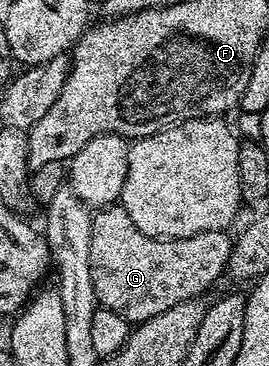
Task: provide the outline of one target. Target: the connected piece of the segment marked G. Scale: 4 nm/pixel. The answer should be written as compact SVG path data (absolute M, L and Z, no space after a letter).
M110 205L100 208L94 214L93 228L91 229L91 249L90 249L90 267L91 278L94 282L94 291L97 294L97 302L106 311L114 311L119 313L119 317L123 317L130 325L136 325L147 321L151 317L155 317L159 313L163 313L167 309L171 309L171 305L179 305L179 301L187 301L188 299L196 299L204 296L205 290L225 275L225 266L229 263L231 257L231 249L233 248L233 239L228 236L225 231L204 231L203 233L195 233L191 237L183 237L182 239L156 239L147 233L137 231L135 229L135 221L131 221L131 217L127 217L127 213L119 205Z

